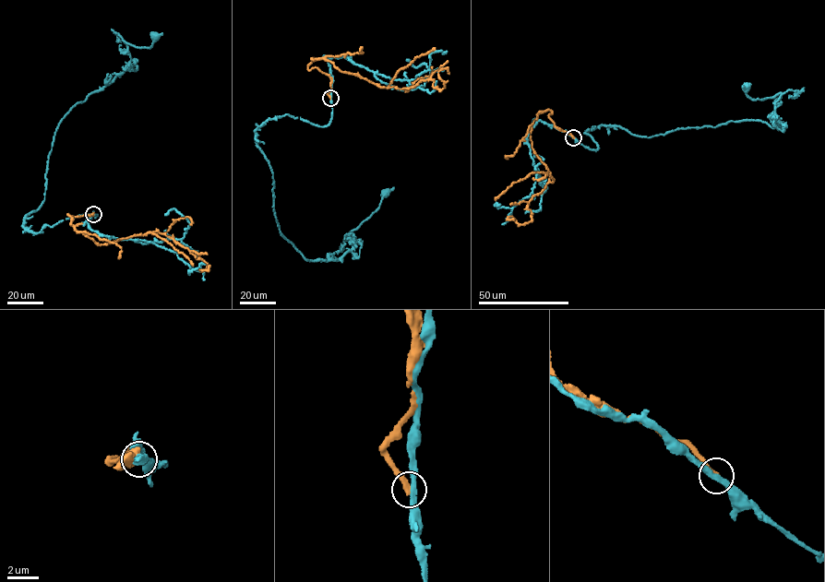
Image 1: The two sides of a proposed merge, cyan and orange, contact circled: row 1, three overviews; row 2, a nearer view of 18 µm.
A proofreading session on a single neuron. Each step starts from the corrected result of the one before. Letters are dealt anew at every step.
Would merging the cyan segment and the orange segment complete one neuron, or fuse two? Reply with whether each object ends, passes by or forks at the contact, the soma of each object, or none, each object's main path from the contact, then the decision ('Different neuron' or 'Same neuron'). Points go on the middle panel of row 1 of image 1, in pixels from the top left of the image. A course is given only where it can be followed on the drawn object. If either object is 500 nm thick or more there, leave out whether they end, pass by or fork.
At the ring cyan passes by. At the ring orange ends. Soma of cyan: (385, 193). Soma of orange: none. Course of cyan: (330, 98), (327, 125), (285, 114), (256, 130), (280, 234), (305, 259), (337, 259), (385, 193). Course of orange: (330, 98), (330, 79), (308, 70), (312, 59), (386, 88), (430, 79), (440, 90), (437, 73), (448, 74). Different neuron

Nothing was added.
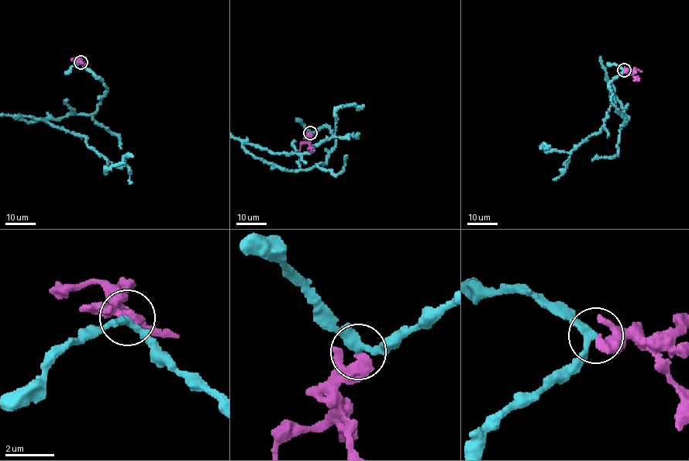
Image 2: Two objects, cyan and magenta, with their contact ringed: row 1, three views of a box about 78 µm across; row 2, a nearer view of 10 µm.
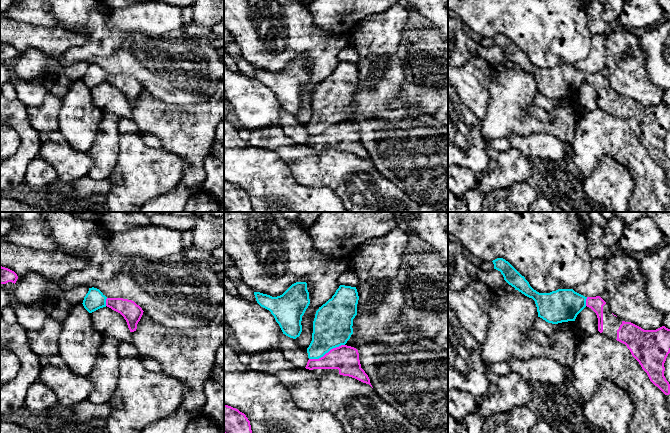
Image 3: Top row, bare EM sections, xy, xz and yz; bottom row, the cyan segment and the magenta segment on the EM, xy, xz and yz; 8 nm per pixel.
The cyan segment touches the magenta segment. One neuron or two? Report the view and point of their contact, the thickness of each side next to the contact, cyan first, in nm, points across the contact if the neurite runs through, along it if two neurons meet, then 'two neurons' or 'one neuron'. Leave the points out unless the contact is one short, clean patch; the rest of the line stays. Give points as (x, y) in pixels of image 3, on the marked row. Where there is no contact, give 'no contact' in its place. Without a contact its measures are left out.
contact xz (326, 352); calibres 320 and 220 nm; border xz (344, 344), (331, 348), (318, 358), (309, 359); two neurons

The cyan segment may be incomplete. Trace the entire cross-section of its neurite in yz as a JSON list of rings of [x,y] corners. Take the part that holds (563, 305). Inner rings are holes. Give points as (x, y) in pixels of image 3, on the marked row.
[[[497,258],[492,262],[494,269],[501,272],[509,285],[535,301],[538,317],[548,323],[558,324],[575,321],[577,315],[586,307],[587,297],[573,289],[558,289],[550,293],[539,293],[505,259]]]

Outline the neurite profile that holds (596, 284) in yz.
[[[593,259],[590,276],[586,282],[573,288],[573,290],[585,297],[600,296],[606,291],[606,259]]]

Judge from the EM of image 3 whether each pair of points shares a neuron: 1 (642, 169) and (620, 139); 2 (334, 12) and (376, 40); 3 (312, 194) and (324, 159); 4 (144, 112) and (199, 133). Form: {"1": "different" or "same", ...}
{"1": "same", "2": "different", "3": "different", "4": "same"}

